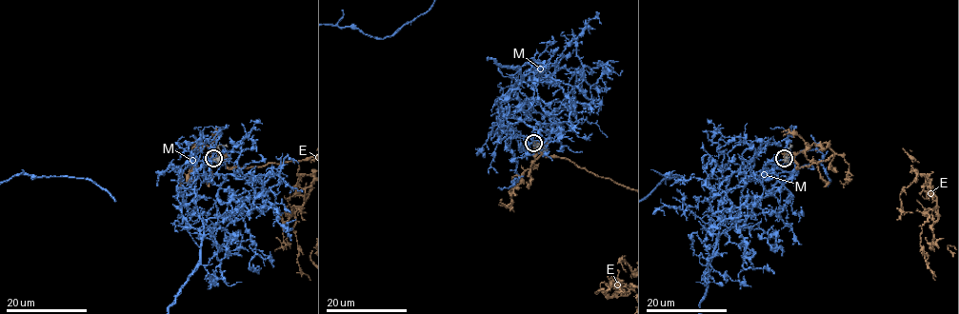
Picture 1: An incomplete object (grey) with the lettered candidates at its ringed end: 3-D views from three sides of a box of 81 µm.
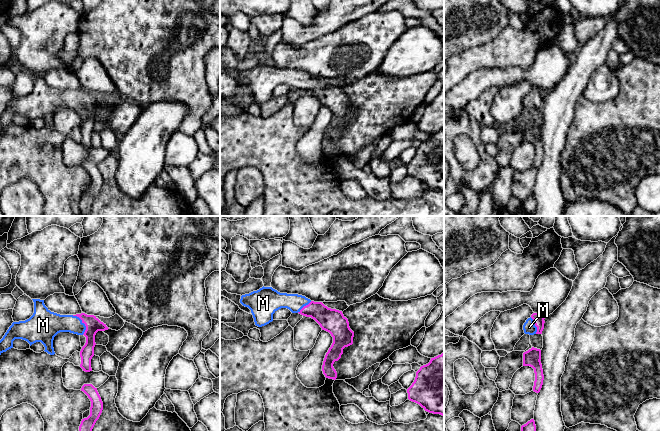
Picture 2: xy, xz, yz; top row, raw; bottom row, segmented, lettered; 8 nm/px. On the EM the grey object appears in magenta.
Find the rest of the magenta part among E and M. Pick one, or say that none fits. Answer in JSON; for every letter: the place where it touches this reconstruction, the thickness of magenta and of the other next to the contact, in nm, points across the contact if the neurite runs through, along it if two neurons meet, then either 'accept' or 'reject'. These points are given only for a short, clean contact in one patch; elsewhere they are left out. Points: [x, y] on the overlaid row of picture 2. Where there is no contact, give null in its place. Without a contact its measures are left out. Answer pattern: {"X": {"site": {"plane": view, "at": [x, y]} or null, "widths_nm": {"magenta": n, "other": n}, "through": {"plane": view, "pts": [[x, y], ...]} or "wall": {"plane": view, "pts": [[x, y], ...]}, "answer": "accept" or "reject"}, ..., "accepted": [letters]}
{"E": {"site": null, "answer": "reject"}, "M": {"site": {"plane": "xy", "at": [83, 322]}, "widths_nm": {"magenta": 120, "other": 180}, "through": {"plane": "xy", "pts": [[93, 325], [83, 322], [52, 323]]}, "answer": "accept"}, "accepted": ["M"]}

